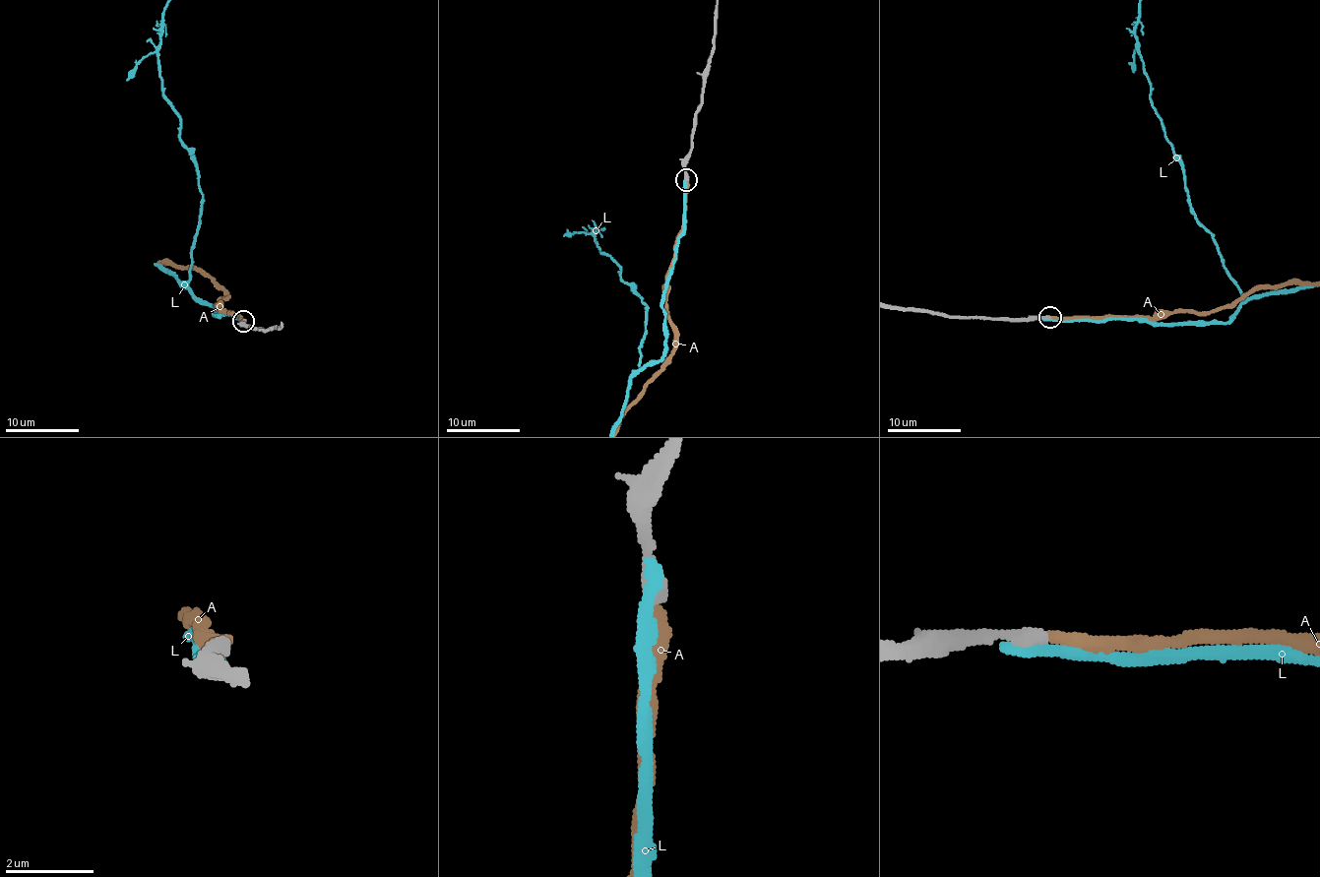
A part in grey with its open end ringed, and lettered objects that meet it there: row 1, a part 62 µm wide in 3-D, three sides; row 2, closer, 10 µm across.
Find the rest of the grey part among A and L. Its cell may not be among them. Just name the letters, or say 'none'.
A

